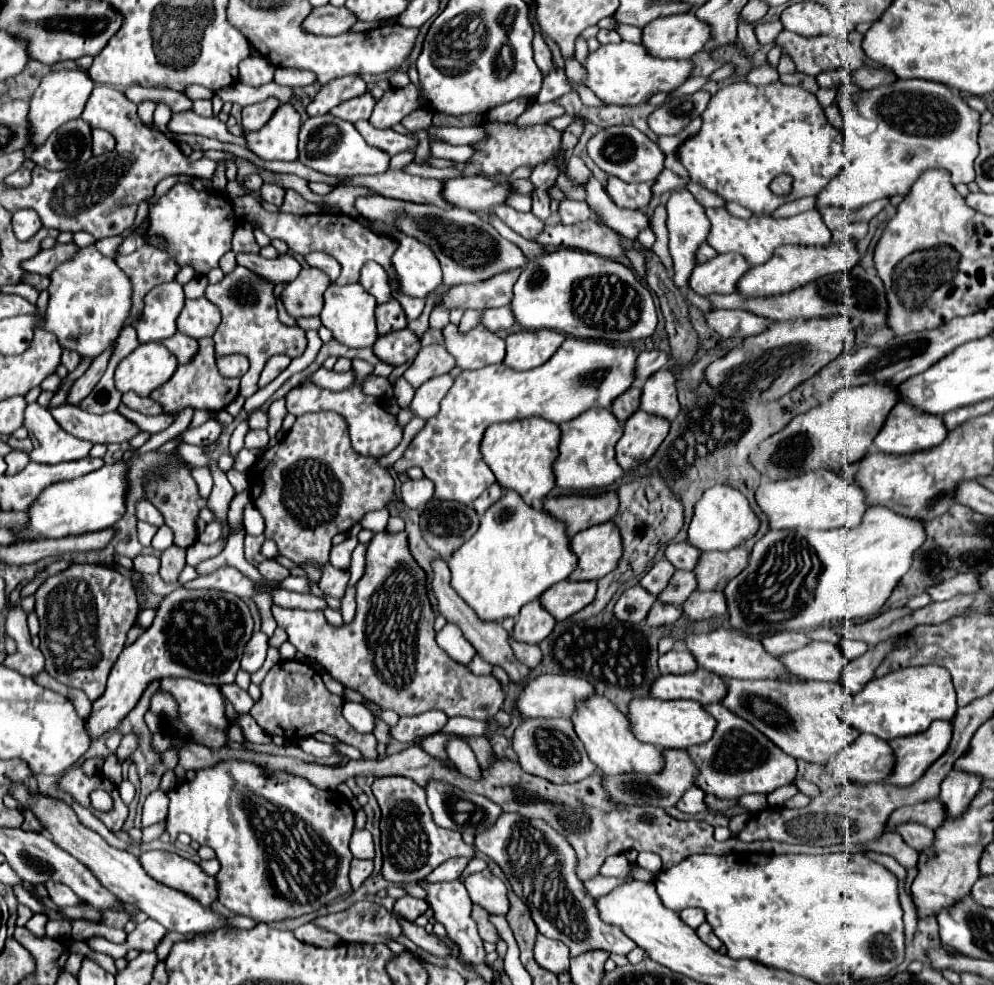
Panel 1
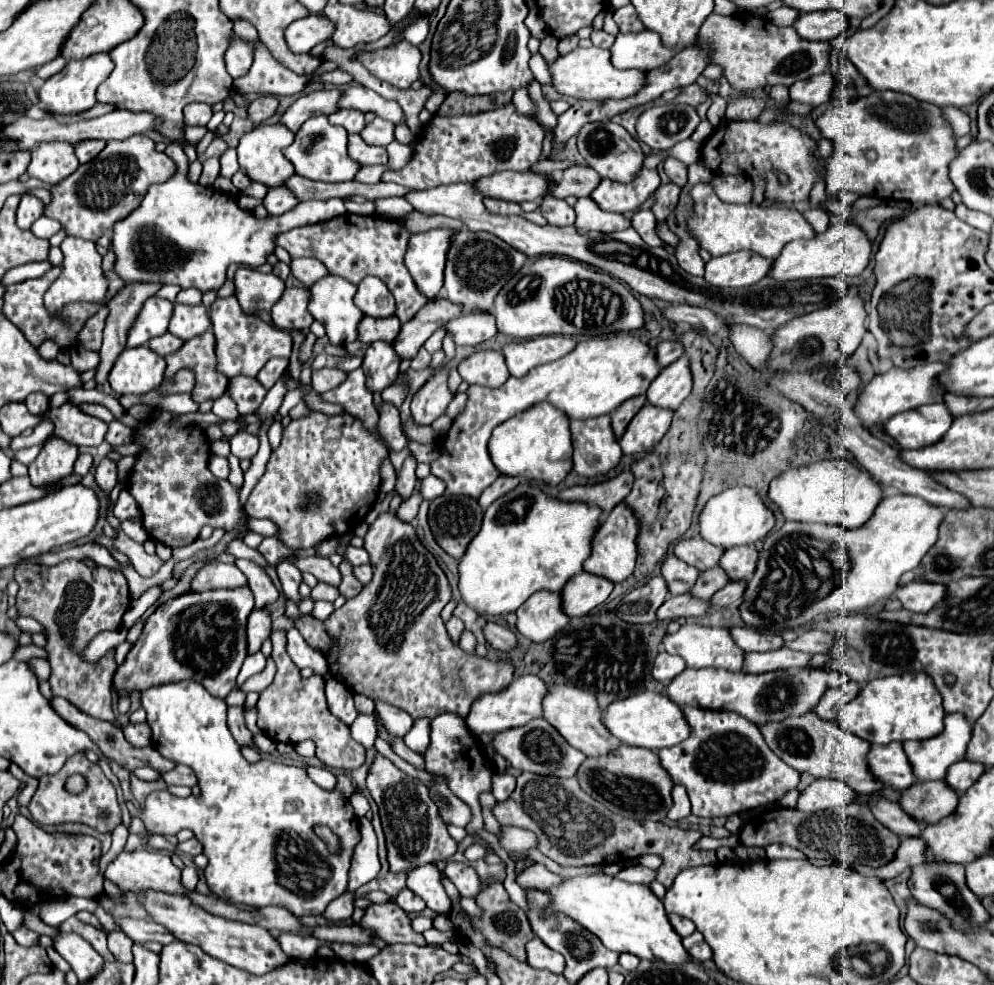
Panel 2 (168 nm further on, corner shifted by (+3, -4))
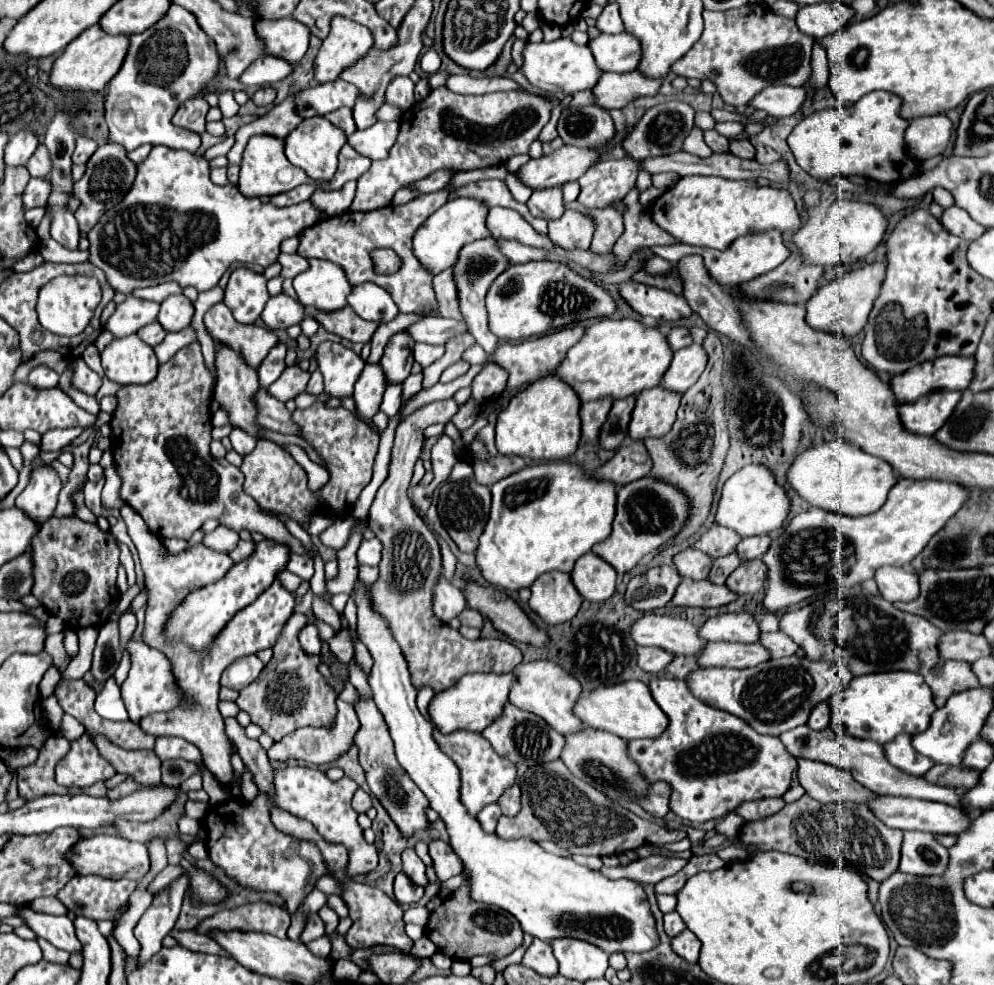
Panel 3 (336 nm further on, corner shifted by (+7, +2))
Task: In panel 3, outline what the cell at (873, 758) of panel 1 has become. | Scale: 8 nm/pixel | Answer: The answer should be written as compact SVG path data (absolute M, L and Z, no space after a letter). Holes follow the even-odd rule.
M898 736L896 740L892 740L884 746L884 752L886 752L886 758L890 760L892 766L896 766L898 770L912 774L912 776L922 776L926 770L930 770L934 766L932 760L928 760L926 756L912 750L910 738Z

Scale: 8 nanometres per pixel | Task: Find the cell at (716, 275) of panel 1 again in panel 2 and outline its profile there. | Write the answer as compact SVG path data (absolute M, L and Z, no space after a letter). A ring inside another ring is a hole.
M742 250L742 252L732 252L724 254L718 258L712 258L706 264L706 282L712 286L722 286L722 288L744 288L752 286L754 282L762 280L774 260L764 258L752 250Z

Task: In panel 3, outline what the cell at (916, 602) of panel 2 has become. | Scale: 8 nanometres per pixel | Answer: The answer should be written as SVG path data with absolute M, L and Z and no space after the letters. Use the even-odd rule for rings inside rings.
M882 566L876 572L876 584L880 590L880 596L890 602L910 602L918 598L920 584L918 584L918 574L896 568L896 566Z

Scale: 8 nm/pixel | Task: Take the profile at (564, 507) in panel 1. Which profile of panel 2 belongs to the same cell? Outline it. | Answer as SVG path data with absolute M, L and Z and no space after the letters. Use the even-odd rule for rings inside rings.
M626 468L612 480L566 488L560 492L558 498L568 502L588 502L588 504L600 506L604 514L608 514L616 504L620 504L630 494L632 484L634 484L634 474L630 468Z

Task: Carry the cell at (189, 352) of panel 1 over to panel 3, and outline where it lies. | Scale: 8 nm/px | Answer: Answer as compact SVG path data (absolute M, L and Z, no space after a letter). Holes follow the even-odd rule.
M152 322L152 324L144 326L144 328L140 328L136 334L138 334L140 340L144 340L148 346L154 348L156 344L160 344L160 342L164 340L164 336L166 336L168 332L166 332L158 322Z

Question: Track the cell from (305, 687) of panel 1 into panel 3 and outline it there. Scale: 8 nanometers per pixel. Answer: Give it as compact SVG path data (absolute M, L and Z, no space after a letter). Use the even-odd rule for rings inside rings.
M304 614L290 616L286 628L282 628L282 636L278 636L274 644L272 660L264 666L256 682L240 690L240 696L236 700L236 704L250 714L252 722L258 724L274 740L282 740L286 734L294 732L300 726L330 728L330 724L334 724L334 688L318 672L320 658L306 656L296 640L296 634L304 624Z

